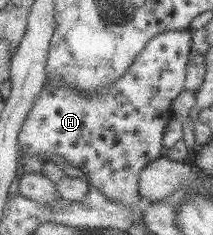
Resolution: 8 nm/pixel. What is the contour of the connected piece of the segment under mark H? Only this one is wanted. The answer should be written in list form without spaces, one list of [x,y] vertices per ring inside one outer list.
[[[190,29],[157,35],[136,57],[130,69],[108,89],[86,93],[70,87],[64,81],[47,79],[42,93],[36,99],[19,133],[21,149],[29,155],[36,156],[38,153],[57,153],[84,173],[83,177],[88,179],[88,185],[102,191],[110,200],[124,203],[133,211],[140,209],[143,197],[140,195],[138,183],[142,169],[164,156],[162,139],[172,119],[168,115],[172,115],[174,99],[185,91],[186,87],[192,35],[193,31]]]

